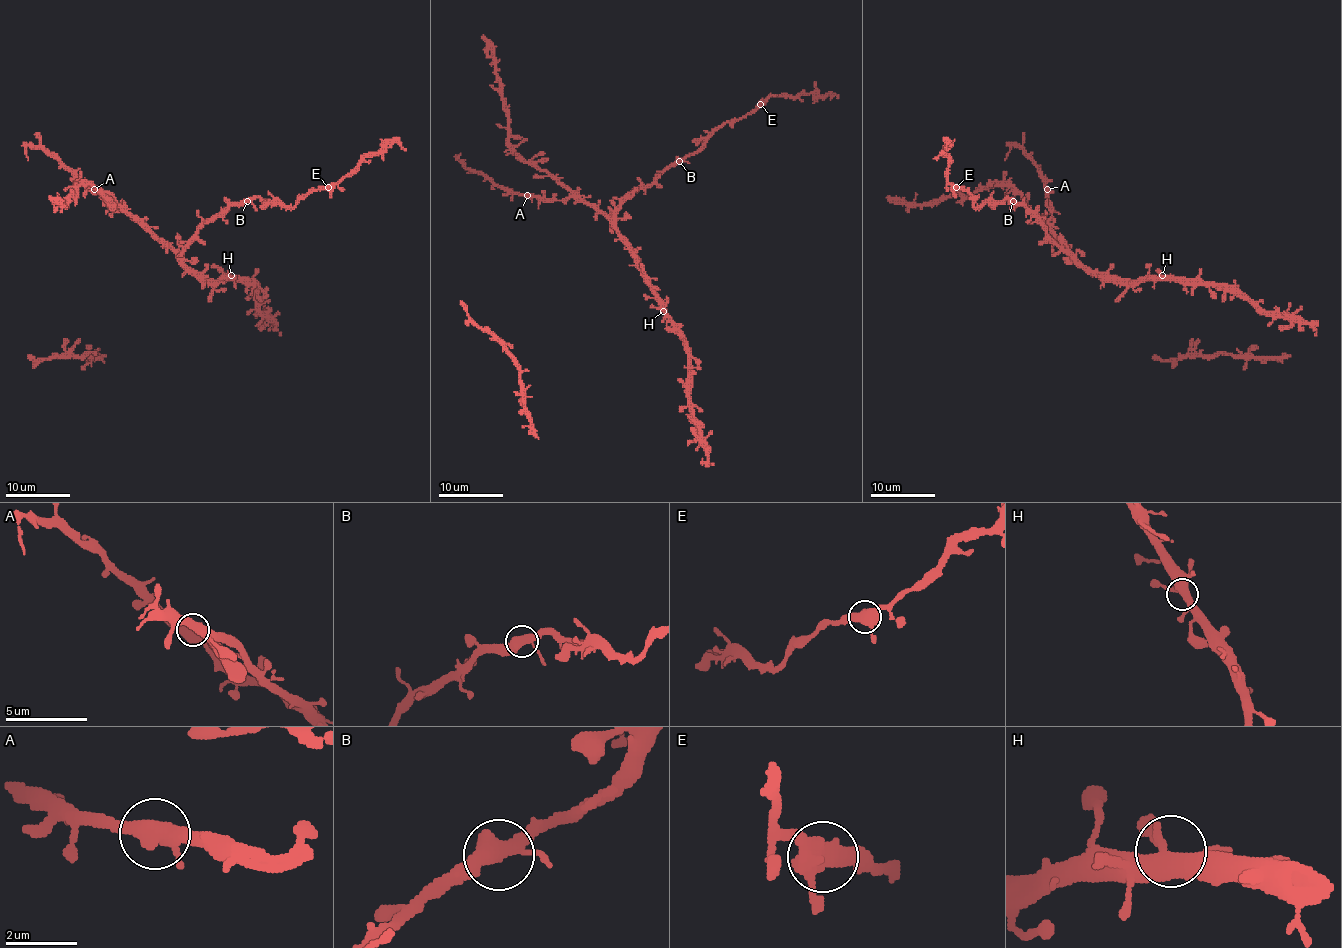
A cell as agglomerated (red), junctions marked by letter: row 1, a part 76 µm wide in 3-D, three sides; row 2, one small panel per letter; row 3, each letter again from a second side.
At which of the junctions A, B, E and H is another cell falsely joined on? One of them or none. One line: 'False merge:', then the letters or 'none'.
False merge: none

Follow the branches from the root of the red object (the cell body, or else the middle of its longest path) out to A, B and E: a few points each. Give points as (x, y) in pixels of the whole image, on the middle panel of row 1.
A: (665, 309), (665, 304), (649, 283), (636, 252), (601, 213), (572, 197), (540, 200), (527, 195)
B: (665, 309), (665, 304), (649, 283), (636, 252), (616, 226), (616, 210), (637, 189), (647, 187), (679, 161)
E: (665, 309), (616, 226), (616, 210), (637, 189), (694, 155), (715, 130), (760, 104)

